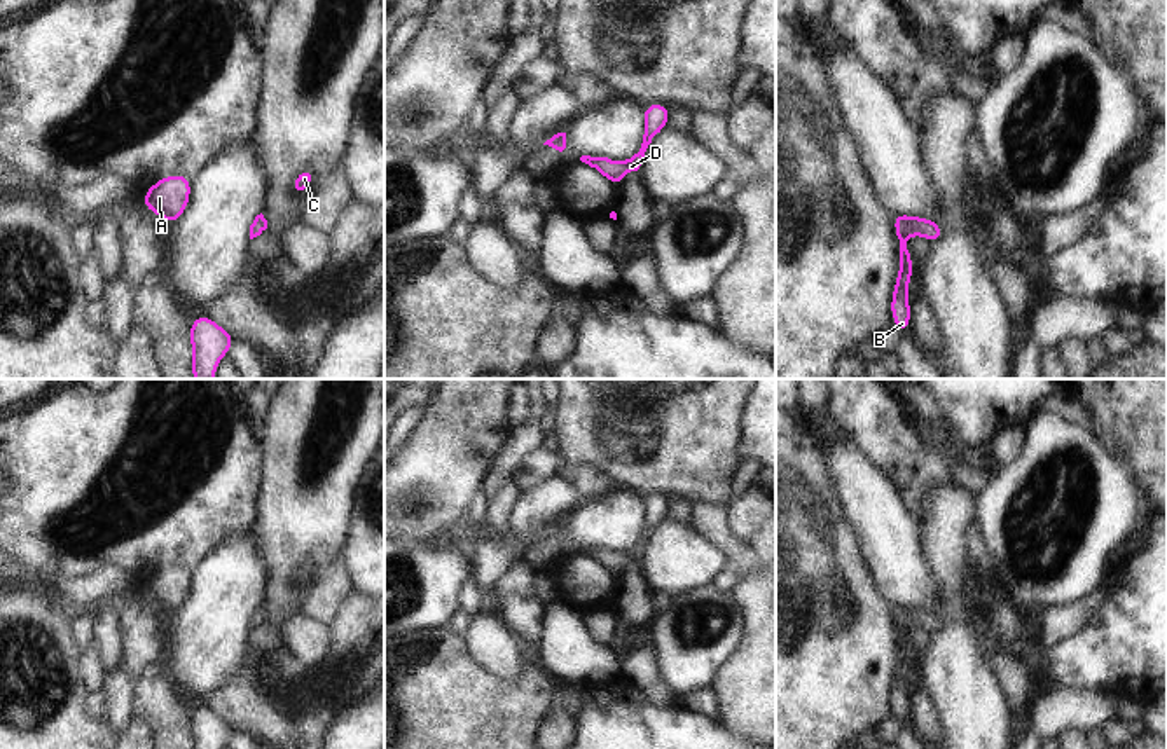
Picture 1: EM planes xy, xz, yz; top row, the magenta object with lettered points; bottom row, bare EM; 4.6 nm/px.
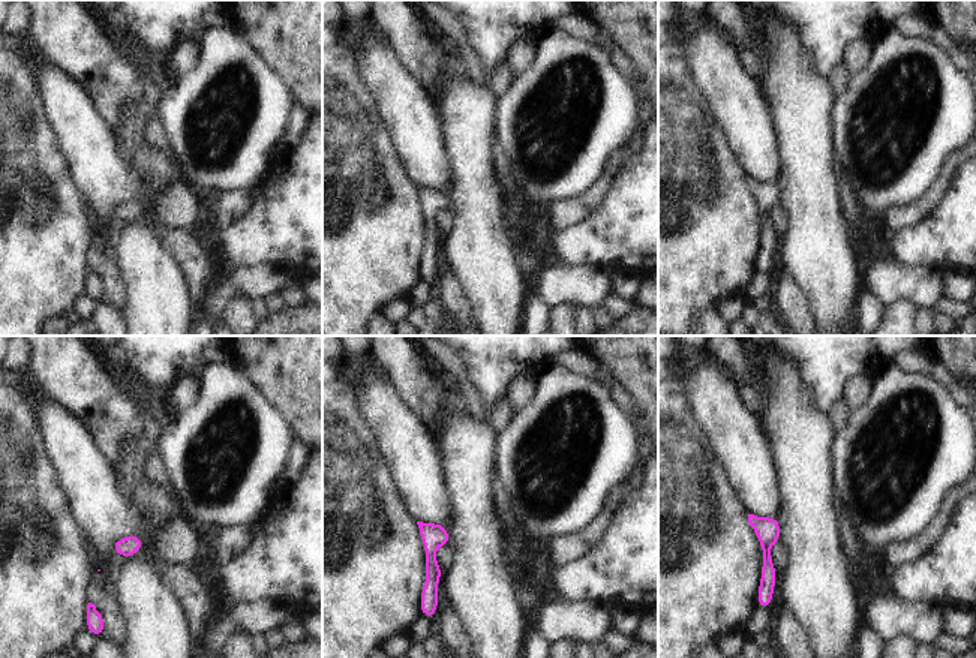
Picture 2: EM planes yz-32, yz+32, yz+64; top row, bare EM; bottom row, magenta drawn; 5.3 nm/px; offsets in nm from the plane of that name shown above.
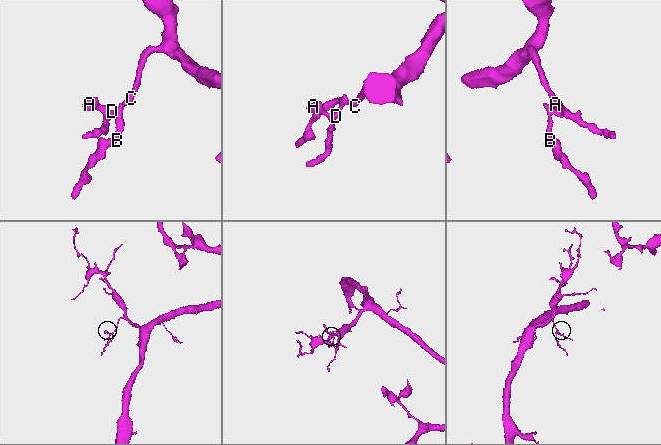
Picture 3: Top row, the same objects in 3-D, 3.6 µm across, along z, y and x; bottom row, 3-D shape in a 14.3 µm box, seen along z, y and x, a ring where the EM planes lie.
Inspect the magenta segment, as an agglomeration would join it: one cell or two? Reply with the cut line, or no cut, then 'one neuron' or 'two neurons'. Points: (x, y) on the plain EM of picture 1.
cut none; one neuron

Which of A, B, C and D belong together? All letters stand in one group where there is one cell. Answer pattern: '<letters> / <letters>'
A B C D

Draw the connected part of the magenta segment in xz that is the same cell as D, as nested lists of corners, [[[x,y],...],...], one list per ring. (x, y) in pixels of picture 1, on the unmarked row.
[[[652,494],[645,498],[643,508],[645,508],[645,526],[643,526],[643,534],[638,545],[634,545],[627,552],[611,552],[608,548],[590,548],[590,546],[582,546],[580,552],[599,562],[606,571],[610,571],[613,576],[620,578],[624,567],[629,562],[638,562],[648,536],[652,531],[664,520],[667,519],[667,510],[669,510],[669,498],[662,494]]]

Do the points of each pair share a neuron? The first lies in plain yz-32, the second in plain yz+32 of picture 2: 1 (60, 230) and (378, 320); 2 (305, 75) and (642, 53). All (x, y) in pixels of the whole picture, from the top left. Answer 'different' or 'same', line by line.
1: different
2: same

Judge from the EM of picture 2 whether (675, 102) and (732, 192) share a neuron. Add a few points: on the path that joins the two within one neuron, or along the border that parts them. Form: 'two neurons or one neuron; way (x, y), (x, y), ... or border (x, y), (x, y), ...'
one neuron; way (675, 125), (675, 135), (709, 170)

